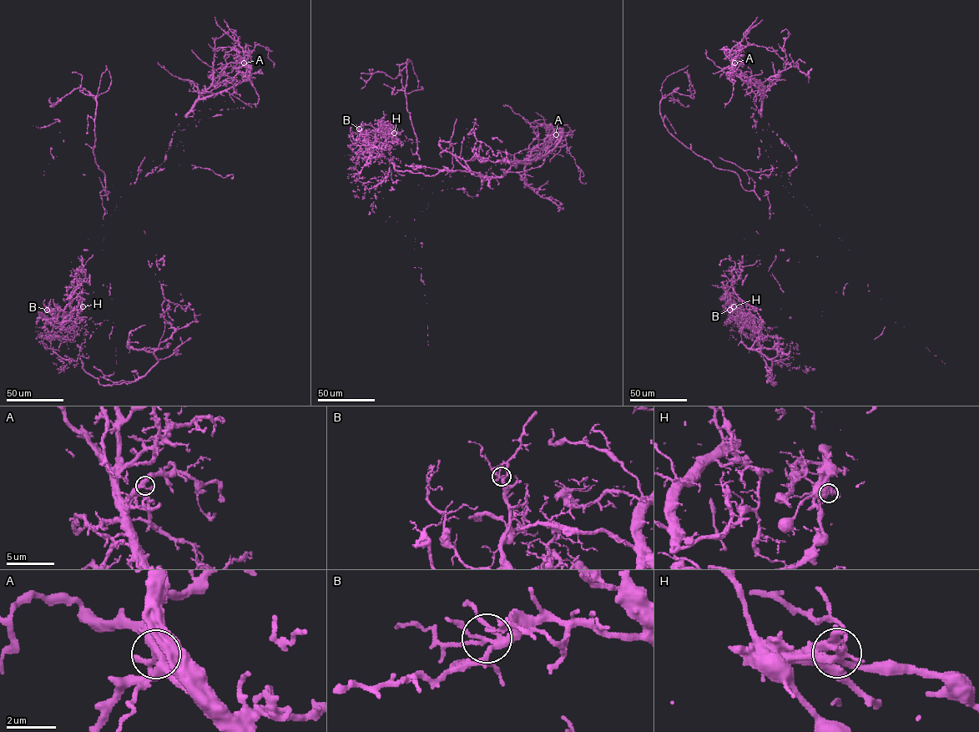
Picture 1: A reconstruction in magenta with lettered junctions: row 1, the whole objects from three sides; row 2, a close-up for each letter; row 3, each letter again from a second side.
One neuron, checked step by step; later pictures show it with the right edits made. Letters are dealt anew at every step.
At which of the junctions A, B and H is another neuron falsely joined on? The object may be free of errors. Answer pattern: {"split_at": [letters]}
{"split_at": ["H"]}

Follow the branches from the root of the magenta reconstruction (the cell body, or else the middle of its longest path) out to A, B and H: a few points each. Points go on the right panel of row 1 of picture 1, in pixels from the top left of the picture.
A: (744, 239), (769, 219), (765, 190), (783, 185), (794, 196), (797, 162), (734, 63)
B: (744, 239), (740, 275), (726, 295), (729, 304), (745, 322), (739, 311), (729, 310)
H: (744, 239), (740, 275), (726, 295), (729, 304), (746, 325), (749, 320), (745, 312), (734, 306)

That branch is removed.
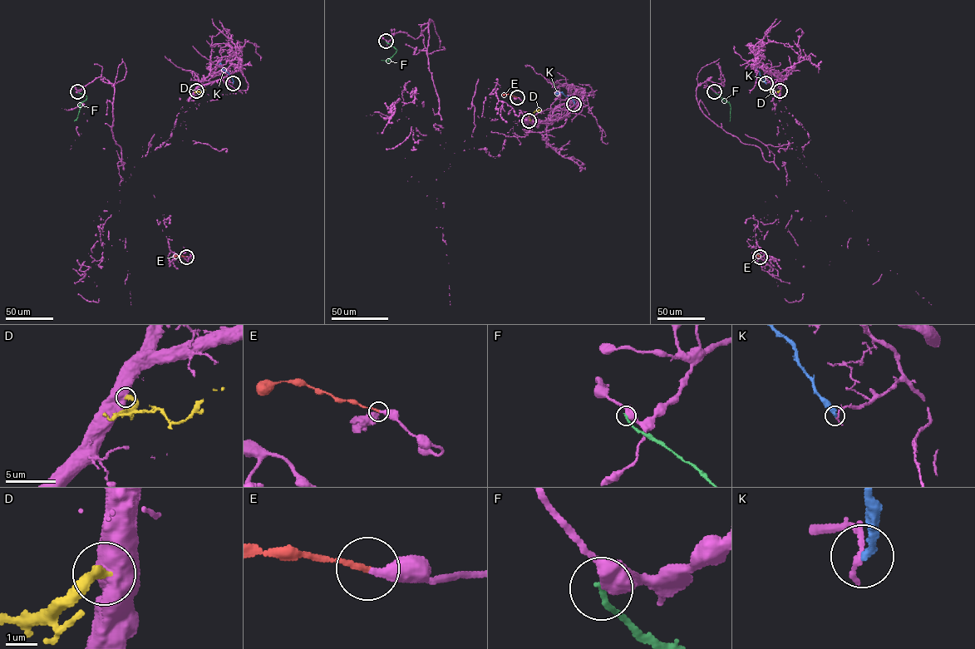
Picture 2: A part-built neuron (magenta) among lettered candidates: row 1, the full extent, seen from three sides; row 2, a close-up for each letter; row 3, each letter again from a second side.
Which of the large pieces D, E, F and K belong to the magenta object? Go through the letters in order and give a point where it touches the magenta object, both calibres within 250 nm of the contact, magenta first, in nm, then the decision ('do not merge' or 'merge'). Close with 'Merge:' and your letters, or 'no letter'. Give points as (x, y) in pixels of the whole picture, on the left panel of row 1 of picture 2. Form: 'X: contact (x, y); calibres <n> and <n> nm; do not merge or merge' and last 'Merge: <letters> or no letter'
D: contact (196, 90); calibres 700 and 380 nm; do not merge
E: contact (186, 257); calibres 320 and 180 nm; merge
F: contact (77, 91); calibres 460 and 180 nm; do not merge
K: contact (233, 83); calibres 220 and 300 nm; do not merge
Merge: E

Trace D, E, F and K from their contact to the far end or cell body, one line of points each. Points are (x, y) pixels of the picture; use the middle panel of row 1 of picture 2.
D: (529, 120), (529, 114), (540, 110)
E: (517, 97), (503, 95)
F: (386, 41), (396, 51), (389, 61), (381, 60)
K: (573, 104), (569, 96), (561, 92), (555, 93)

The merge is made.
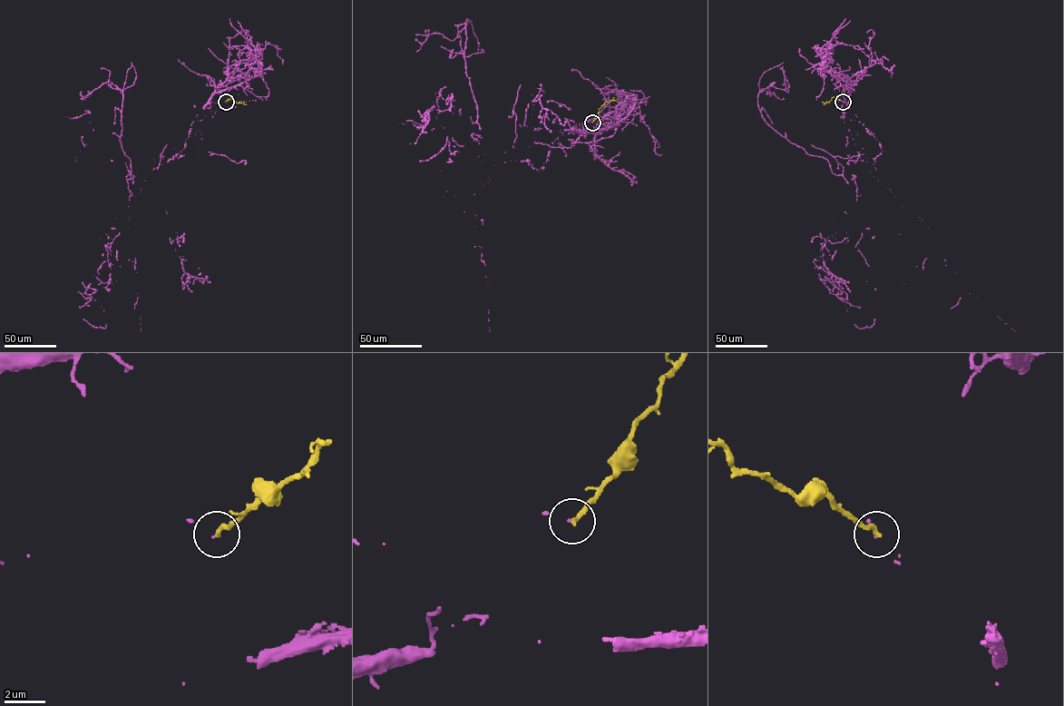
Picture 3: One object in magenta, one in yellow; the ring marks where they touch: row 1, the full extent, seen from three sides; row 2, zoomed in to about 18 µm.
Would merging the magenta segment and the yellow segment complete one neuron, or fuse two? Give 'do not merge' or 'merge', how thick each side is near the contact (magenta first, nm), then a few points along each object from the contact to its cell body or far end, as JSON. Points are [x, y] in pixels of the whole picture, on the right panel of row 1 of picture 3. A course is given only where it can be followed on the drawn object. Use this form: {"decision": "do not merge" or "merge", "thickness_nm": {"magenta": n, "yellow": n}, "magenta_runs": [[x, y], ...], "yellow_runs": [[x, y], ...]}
{"decision": "do not merge", "thickness_nm": {"magenta": 40, "yellow": 240}, "magenta_runs": [[843, 102], [847, 85], [879, 142], [878, 181], [853, 174], [862, 237], [819, 276], [859, 328], [874, 318]], "yellow_runs": [[843, 102], [834, 97], [823, 104]]}

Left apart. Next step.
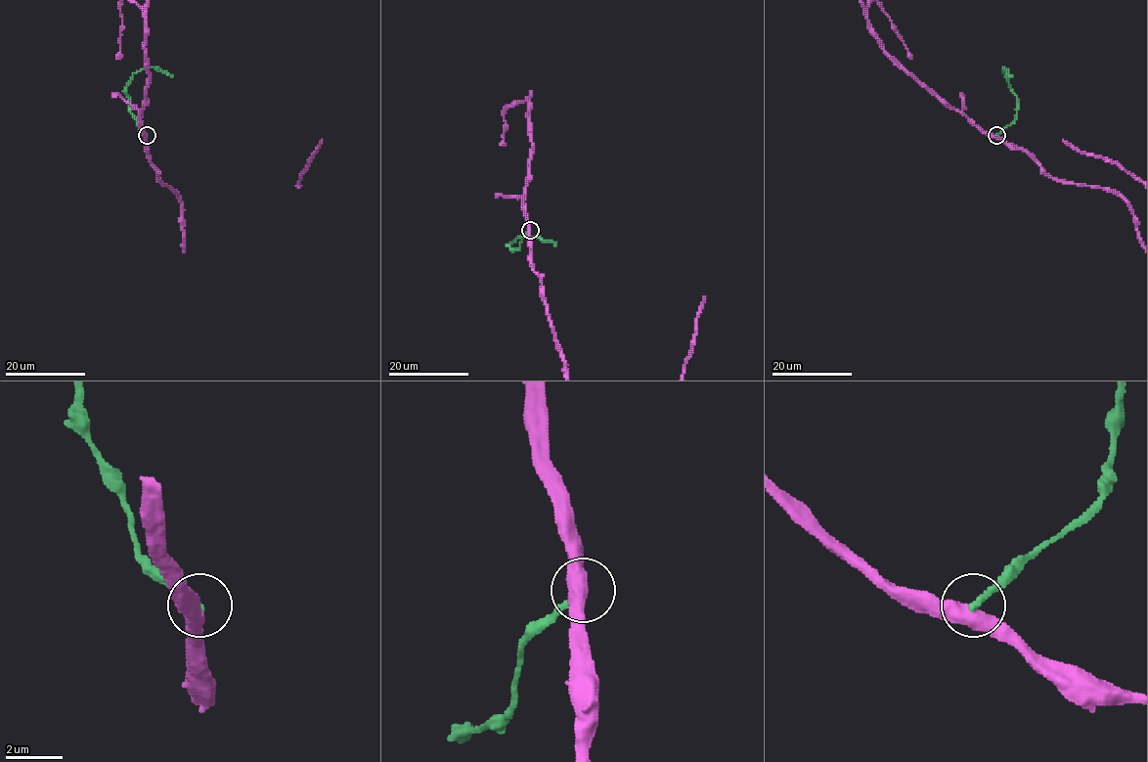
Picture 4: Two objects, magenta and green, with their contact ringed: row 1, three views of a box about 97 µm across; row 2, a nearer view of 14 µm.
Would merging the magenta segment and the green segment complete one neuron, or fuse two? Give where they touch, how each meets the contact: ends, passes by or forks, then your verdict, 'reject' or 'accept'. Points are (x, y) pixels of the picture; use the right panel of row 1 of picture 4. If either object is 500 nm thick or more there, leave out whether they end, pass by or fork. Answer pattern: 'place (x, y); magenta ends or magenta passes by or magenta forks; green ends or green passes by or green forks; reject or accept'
place (996, 135); reject

